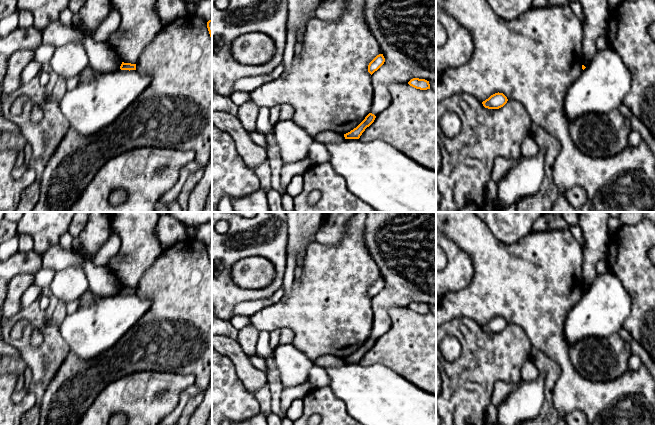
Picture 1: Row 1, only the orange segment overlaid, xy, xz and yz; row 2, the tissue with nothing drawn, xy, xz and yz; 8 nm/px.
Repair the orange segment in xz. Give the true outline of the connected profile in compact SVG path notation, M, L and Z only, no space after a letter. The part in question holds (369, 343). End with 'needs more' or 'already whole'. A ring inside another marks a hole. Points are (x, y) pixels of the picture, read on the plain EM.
M369 337L356 352L344 358L345 363L359 363L365 353L374 346L375 342L374 338Z; already whole

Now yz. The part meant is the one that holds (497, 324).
M495 317L482 326L483 330L488 333L499 333L507 327L508 323L503 317Z; already whole

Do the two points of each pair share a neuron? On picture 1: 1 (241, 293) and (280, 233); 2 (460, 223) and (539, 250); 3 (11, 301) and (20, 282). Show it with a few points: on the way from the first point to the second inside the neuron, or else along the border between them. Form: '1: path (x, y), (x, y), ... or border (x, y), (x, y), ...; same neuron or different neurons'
1: path (262, 293), (267, 292), (278, 281), (279, 254); same neuron
2: path (480, 243), (498, 261), (519, 261); same neuron
3: path (13, 296), (16, 287); same neuron

